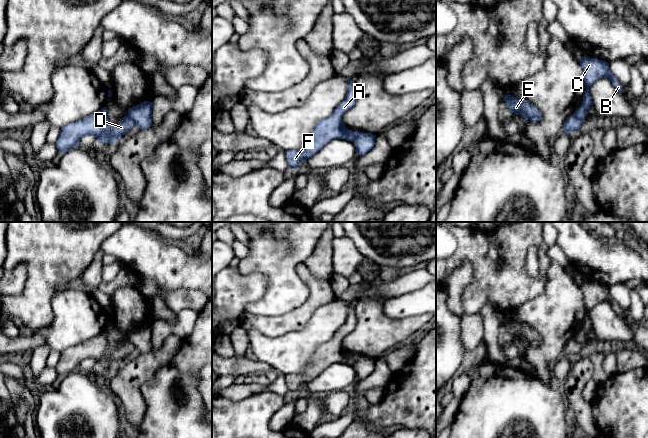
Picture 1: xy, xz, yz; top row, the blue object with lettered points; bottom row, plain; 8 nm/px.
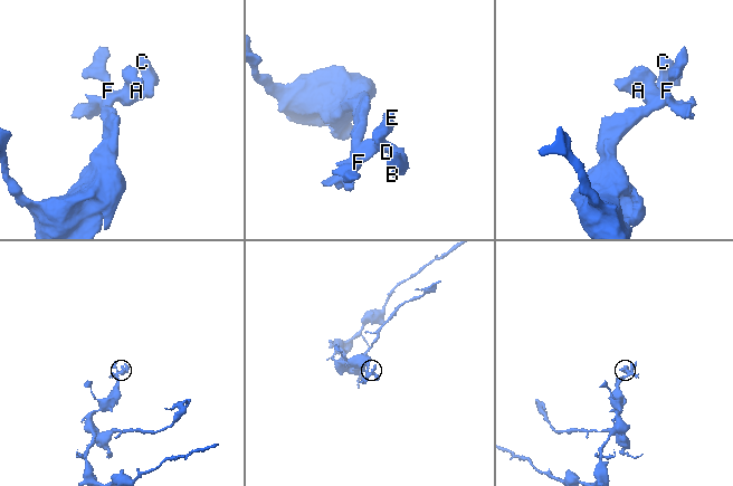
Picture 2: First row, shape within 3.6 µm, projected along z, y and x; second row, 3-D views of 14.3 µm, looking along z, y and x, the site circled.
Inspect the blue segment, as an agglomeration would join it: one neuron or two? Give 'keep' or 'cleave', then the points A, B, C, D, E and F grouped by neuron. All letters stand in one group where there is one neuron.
cleave; groups A D E F / B C

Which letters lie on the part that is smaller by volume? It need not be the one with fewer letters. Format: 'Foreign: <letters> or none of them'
Foreign: B, C

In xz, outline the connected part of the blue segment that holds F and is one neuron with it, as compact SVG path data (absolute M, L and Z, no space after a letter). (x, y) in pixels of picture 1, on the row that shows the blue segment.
M349 77L345 99L329 117L317 123L309 138L308 144L299 150L285 150L288 167L297 167L301 161L306 161L316 154L325 144L334 139L346 139L353 142L360 132L348 130L342 122L342 117L345 112L355 105L356 101L356 85L352 83L351 77Z

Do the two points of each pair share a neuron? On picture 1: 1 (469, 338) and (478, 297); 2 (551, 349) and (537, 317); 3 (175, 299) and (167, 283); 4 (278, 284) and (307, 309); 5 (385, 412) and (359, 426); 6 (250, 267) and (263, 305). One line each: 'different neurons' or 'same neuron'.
1: different neurons
2: same neuron
3: different neurons
4: different neurons
5: different neurons
6: same neuron

